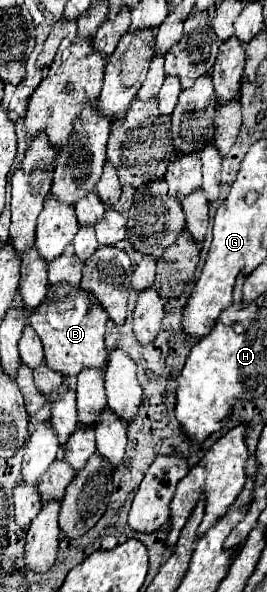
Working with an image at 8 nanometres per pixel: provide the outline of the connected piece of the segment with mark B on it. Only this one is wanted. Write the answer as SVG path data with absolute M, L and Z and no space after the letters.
M52 284L44 296L44 302L28 316L28 322L40 336L46 364L52 370L64 376L76 376L84 368L104 368L108 360L104 346L108 314L92 292L86 292L80 286Z

